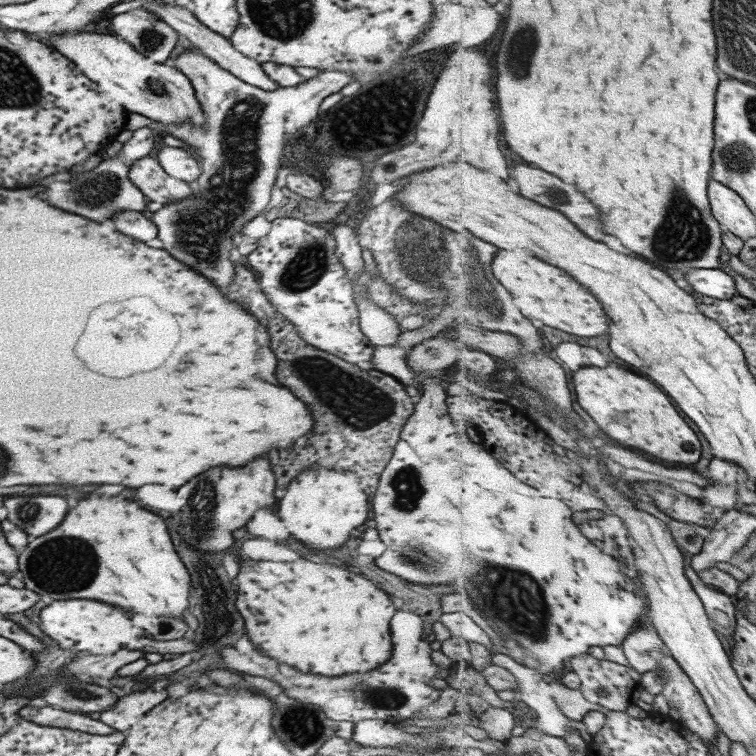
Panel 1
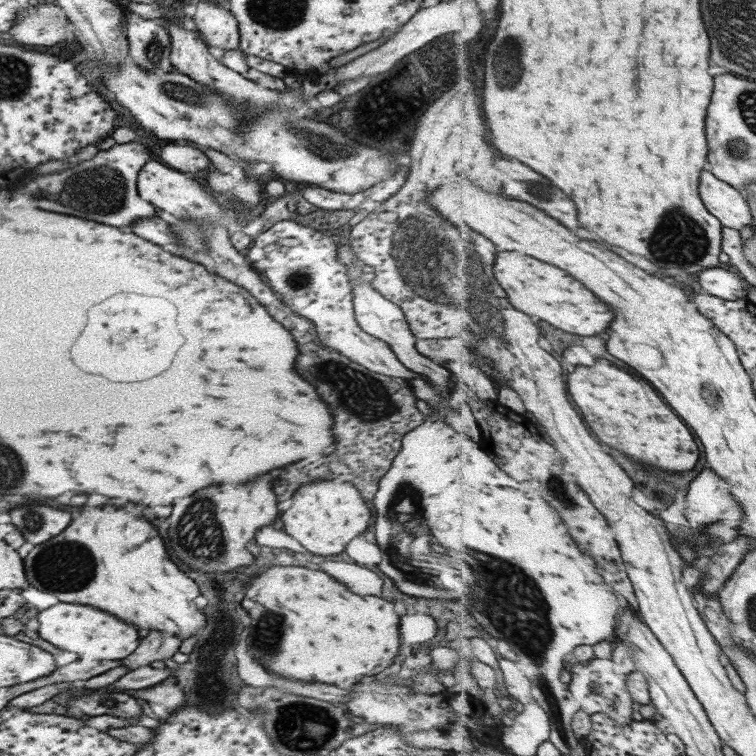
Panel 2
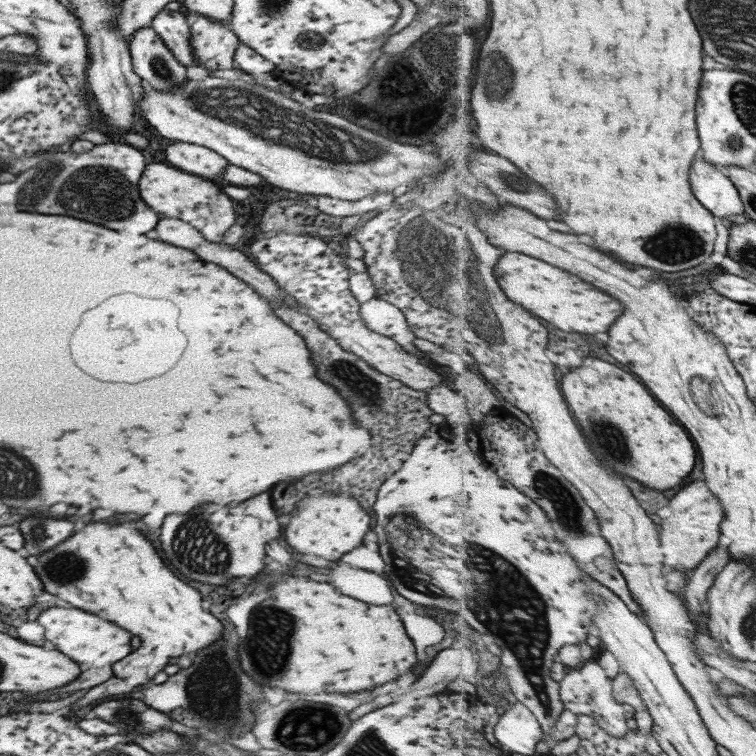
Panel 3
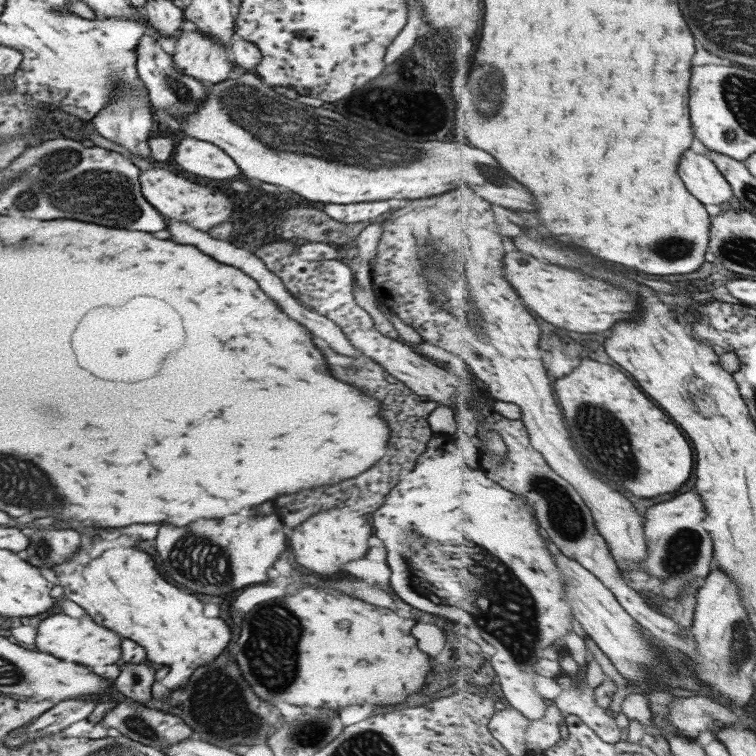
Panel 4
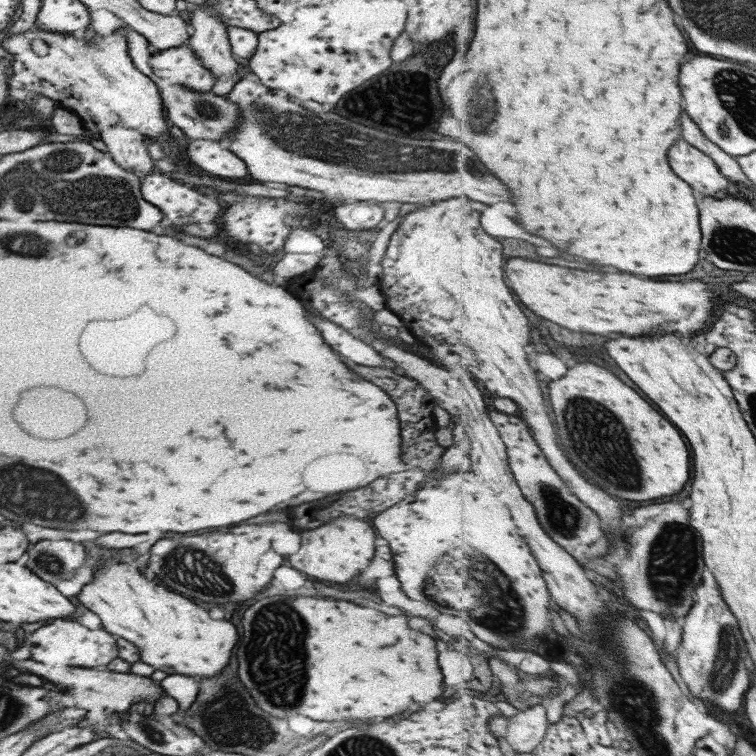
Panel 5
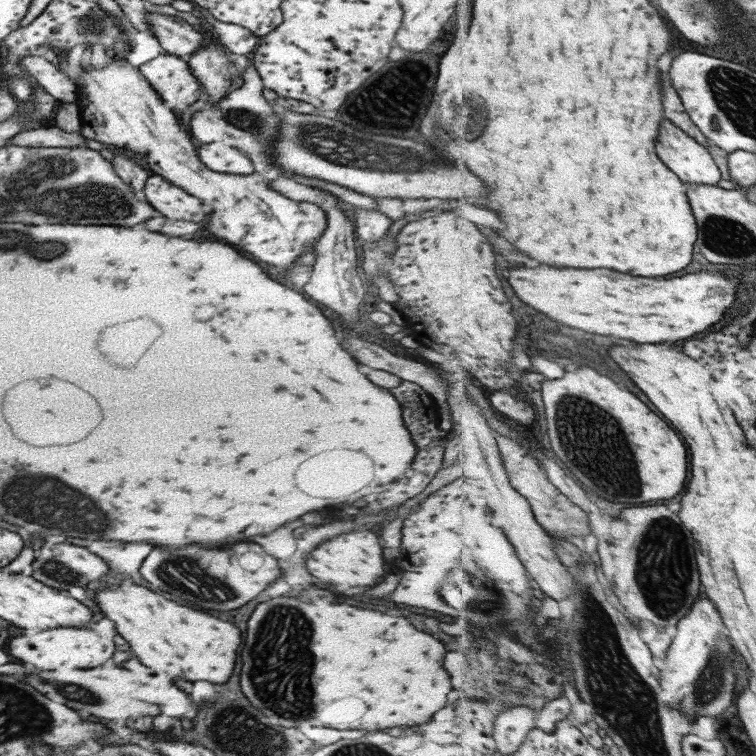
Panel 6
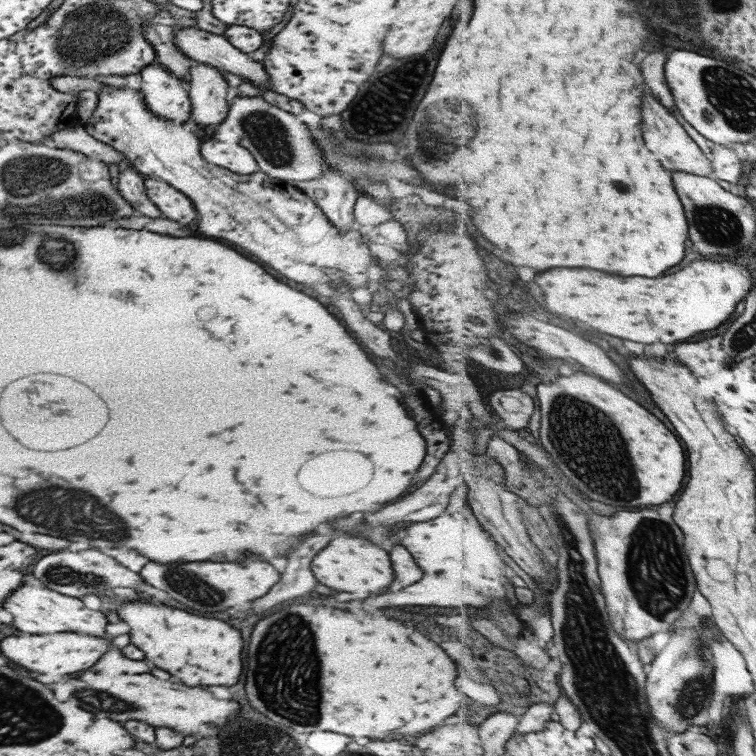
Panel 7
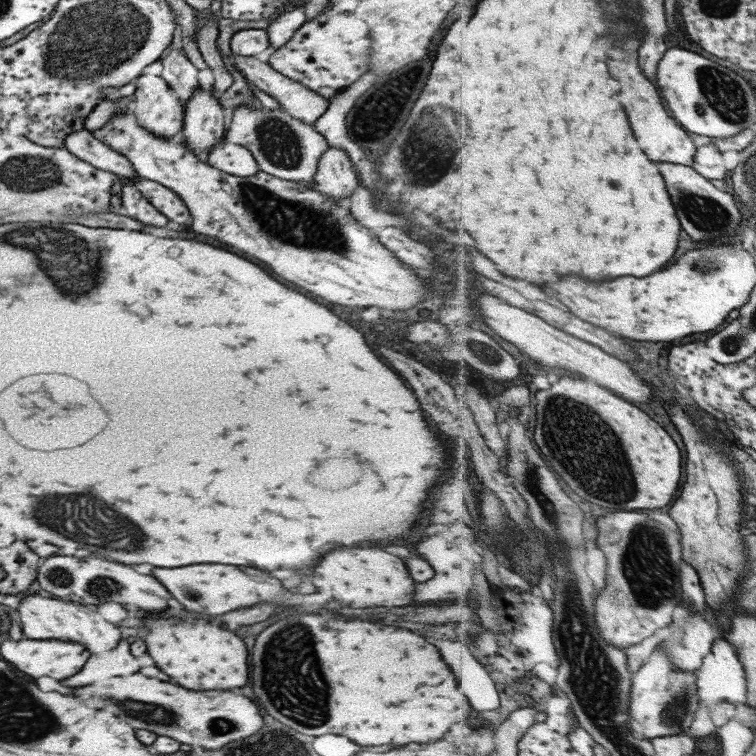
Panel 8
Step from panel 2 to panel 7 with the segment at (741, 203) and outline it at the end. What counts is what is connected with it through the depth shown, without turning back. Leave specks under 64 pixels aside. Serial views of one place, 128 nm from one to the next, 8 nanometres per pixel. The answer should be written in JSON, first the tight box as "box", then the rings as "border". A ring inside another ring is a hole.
{"box":[644,96,714,176],"border":[[[646,96],[644,98],[644,116],[646,116],[646,140],[650,144],[650,150],[656,152],[662,164],[669,170],[681,170],[682,172],[692,172],[700,176],[708,176],[714,174],[714,164],[712,160],[706,156],[706,152],[700,148],[700,144],[688,134],[688,130],[678,122],[672,112],[666,105],[658,102],[654,96]]]}

